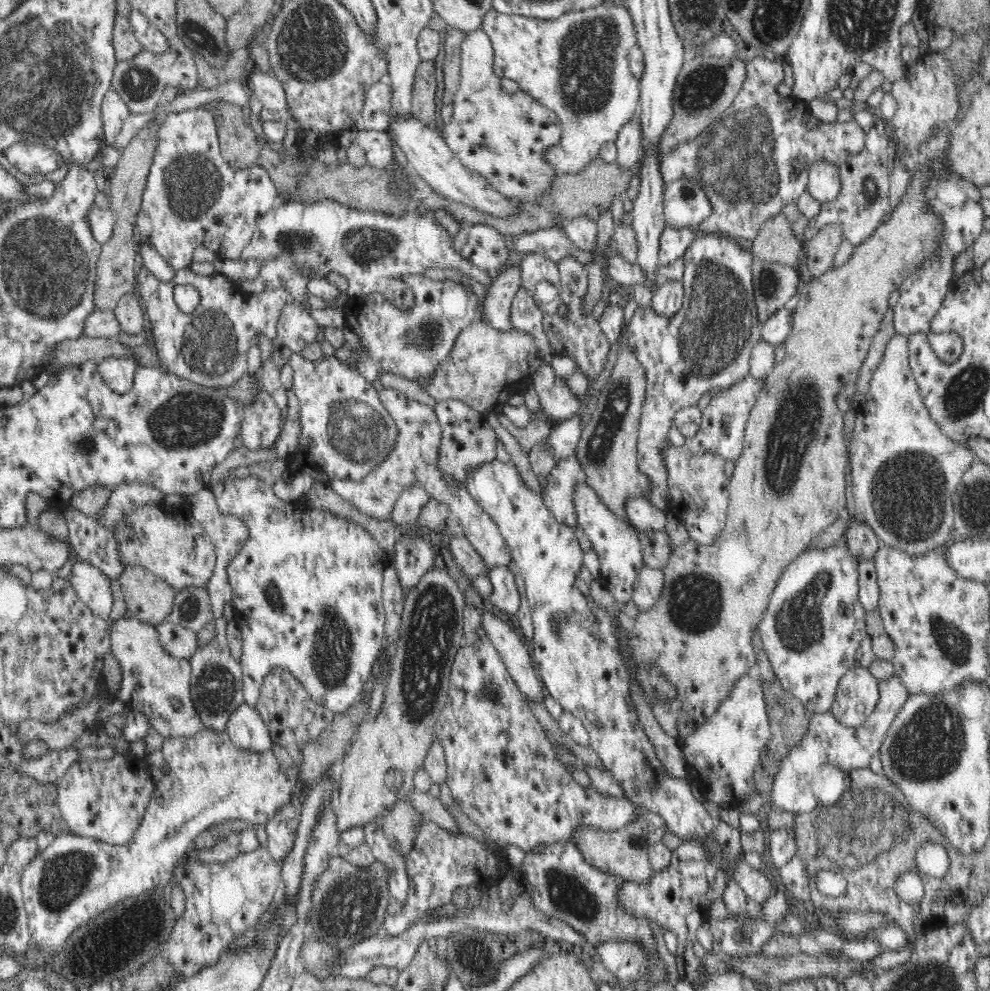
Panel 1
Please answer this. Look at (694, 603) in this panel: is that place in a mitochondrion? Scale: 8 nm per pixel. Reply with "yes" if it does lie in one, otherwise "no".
yes

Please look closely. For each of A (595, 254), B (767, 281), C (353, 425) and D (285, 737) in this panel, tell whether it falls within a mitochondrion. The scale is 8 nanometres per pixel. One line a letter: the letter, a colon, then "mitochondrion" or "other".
A: other
B: mitochondrion
C: mitochondrion
D: other

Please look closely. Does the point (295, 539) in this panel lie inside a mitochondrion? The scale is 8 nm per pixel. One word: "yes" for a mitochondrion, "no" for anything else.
no

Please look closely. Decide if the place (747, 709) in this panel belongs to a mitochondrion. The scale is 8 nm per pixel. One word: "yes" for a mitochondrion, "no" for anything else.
yes

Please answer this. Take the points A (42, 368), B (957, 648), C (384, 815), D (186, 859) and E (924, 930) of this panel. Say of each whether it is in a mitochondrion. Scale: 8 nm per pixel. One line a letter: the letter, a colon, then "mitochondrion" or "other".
A: other
B: mitochondrion
C: other
D: other
E: other

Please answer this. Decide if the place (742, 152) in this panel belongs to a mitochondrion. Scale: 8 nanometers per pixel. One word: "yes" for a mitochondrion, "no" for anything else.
yes

